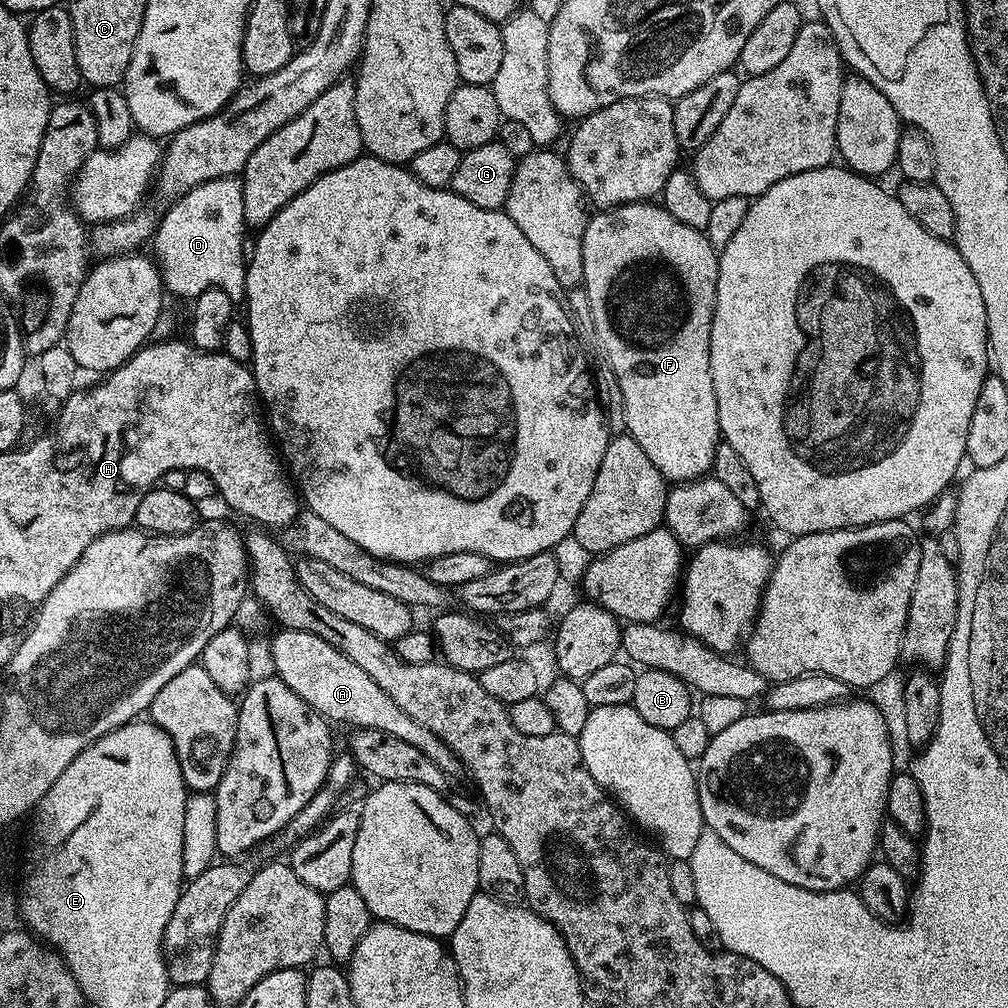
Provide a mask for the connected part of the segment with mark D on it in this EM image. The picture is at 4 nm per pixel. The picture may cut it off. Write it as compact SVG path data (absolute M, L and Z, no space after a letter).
M236 176L226 178L214 178L210 182L202 182L194 186L185 196L171 201L167 205L164 216L159 217L156 225L154 245L154 259L160 269L160 276L164 279L164 287L169 293L181 296L187 302L195 301L206 290L217 288L226 294L234 302L244 300L246 290L246 244L244 248L244 203L242 194L244 185Z

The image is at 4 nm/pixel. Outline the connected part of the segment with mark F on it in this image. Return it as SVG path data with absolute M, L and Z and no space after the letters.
M656 202L620 204L617 208L605 208L595 214L597 216L593 215L589 219L582 238L582 270L584 271L582 287L590 302L587 315L592 319L592 328L600 335L604 356L608 359L609 366L612 367L611 375L622 390L624 426L627 435L633 436L638 446L646 450L646 458L654 462L654 466L663 474L665 481L699 480L700 477L711 473L716 446L722 440L718 426L718 402L714 398L714 382L710 374L710 330L716 309L716 287L720 265L718 250L708 241L708 237L701 229L678 222L678 218L673 218L663 206Z

